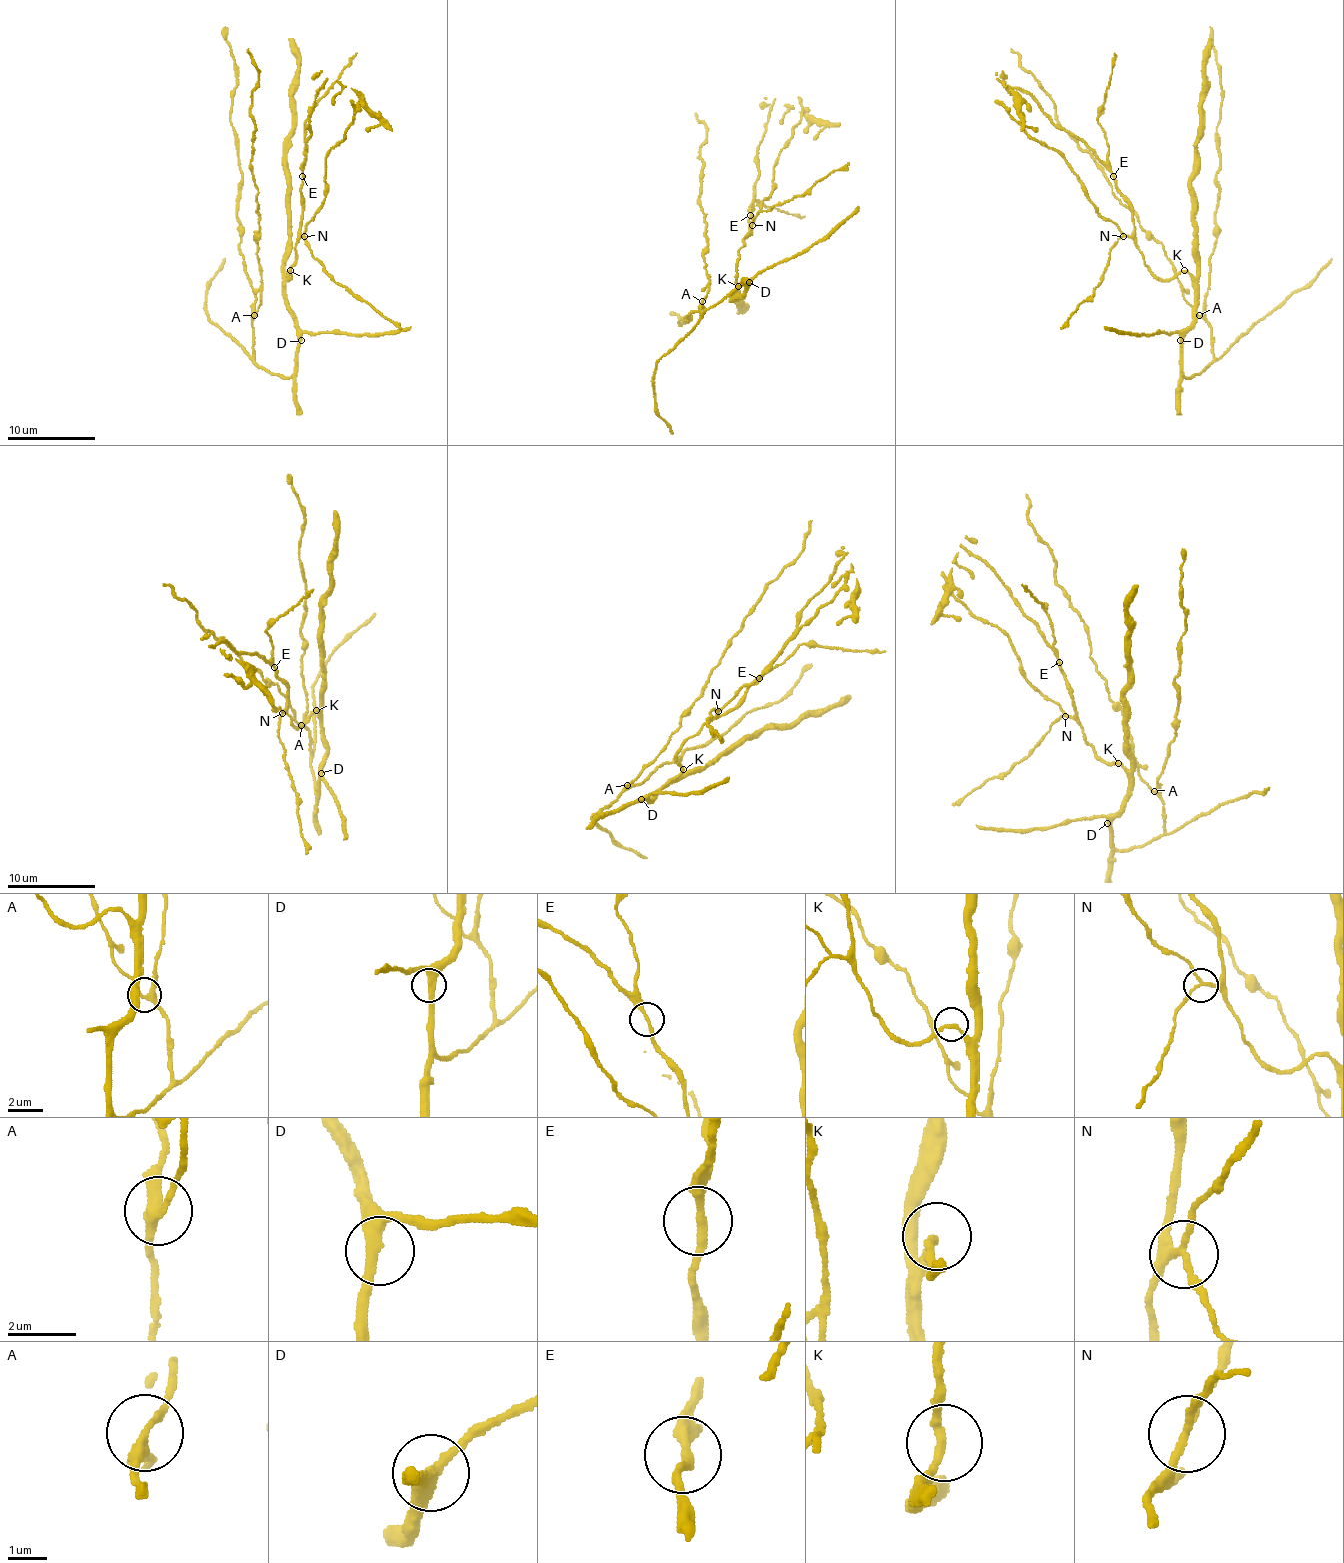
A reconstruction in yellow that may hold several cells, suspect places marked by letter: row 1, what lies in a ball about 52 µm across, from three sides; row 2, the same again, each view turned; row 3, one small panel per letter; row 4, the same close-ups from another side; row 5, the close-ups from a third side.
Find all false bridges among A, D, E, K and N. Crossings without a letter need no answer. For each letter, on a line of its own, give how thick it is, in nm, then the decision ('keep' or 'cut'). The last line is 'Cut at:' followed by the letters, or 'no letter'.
A: calibre 260 nm; keep
D: calibre 320 nm; keep
E: calibre 220 nm; keep
K: calibre 200 nm; keep
N: calibre 170 nm; cut
Cut at: N

